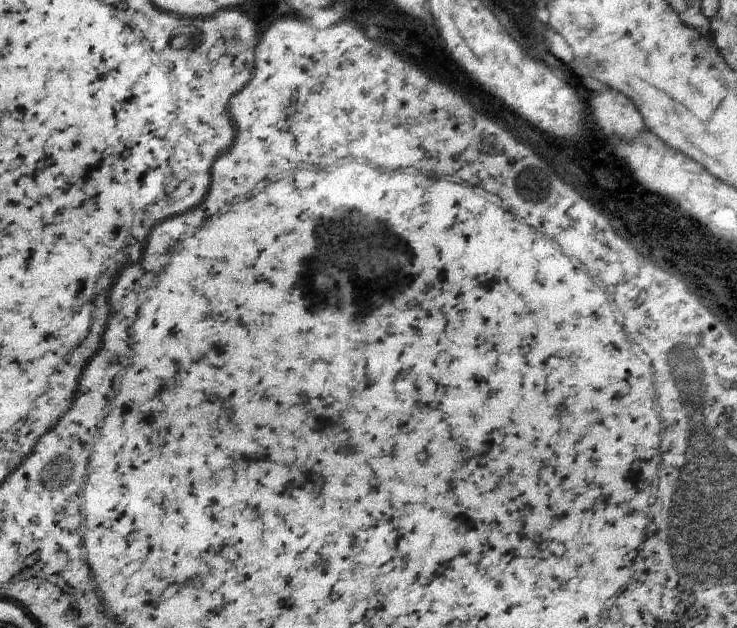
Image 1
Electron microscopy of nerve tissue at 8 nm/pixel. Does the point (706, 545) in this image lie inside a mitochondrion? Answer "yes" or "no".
yes

